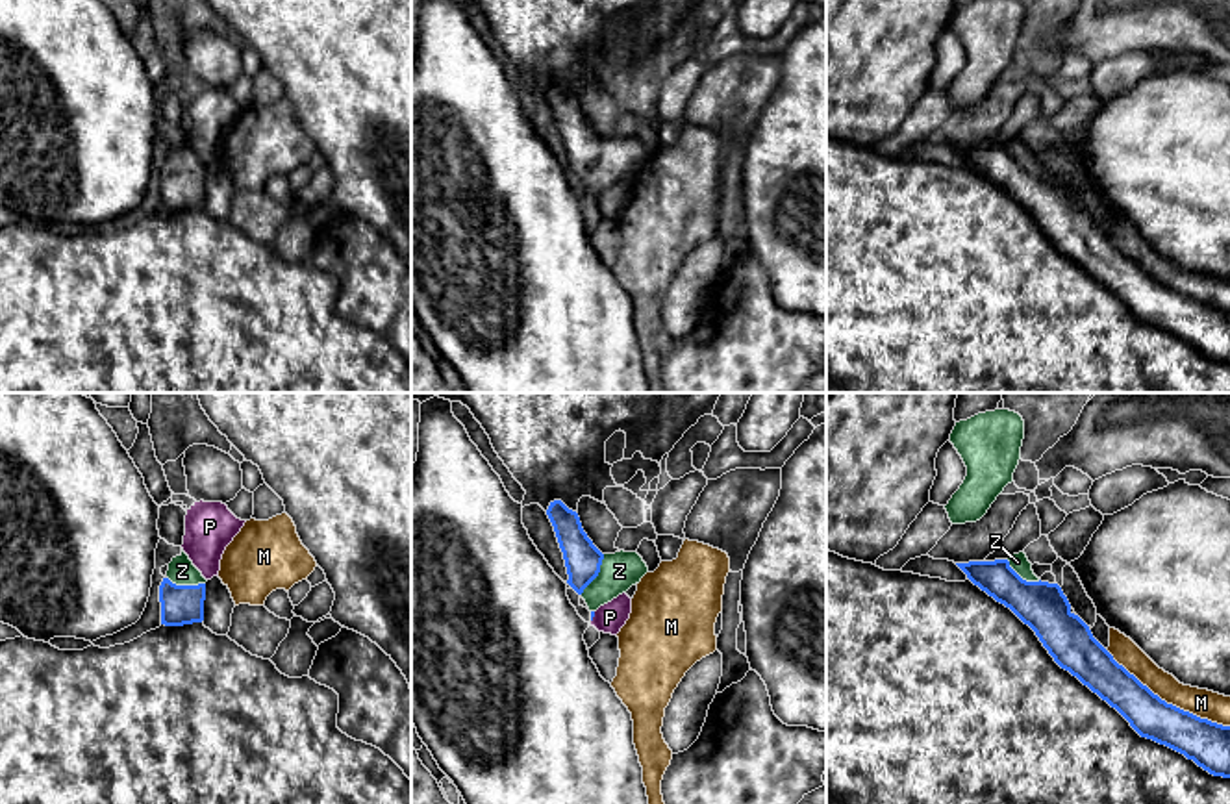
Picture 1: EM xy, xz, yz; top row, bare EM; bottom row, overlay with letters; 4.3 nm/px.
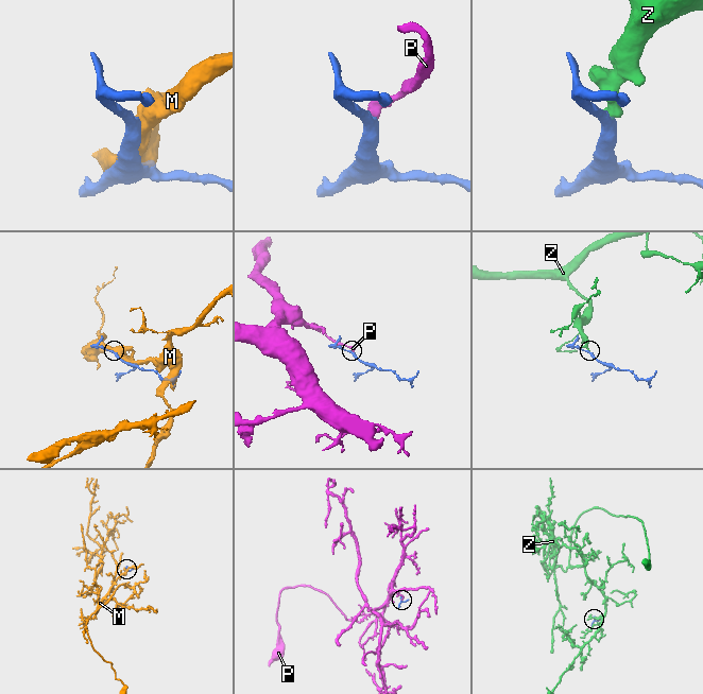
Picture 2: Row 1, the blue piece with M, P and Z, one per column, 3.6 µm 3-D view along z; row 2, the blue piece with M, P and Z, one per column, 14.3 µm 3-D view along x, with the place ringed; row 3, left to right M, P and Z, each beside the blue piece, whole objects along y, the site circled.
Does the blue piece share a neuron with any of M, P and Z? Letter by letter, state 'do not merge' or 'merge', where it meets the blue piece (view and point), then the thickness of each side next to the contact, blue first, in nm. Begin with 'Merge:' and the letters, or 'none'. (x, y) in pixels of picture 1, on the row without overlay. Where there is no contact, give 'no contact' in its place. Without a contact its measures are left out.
Merge: Z
M: do not merge | yz (1166, 288) | 190/130 nm
P: do not merge | xz (593, 200) | 20/130 nm
Z: merge | xz (597, 160) | 160/170 nm

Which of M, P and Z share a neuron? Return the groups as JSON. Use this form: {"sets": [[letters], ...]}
{"sets": [["M"], ["P"], ["Z"]]}

